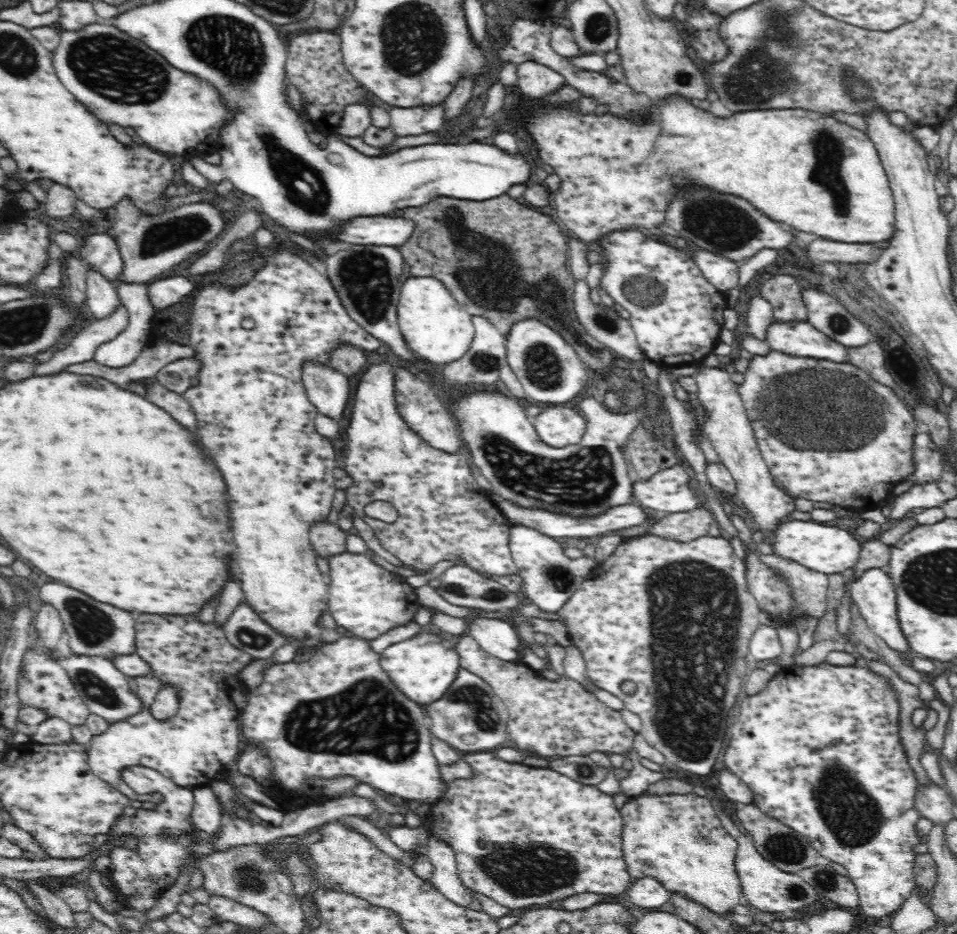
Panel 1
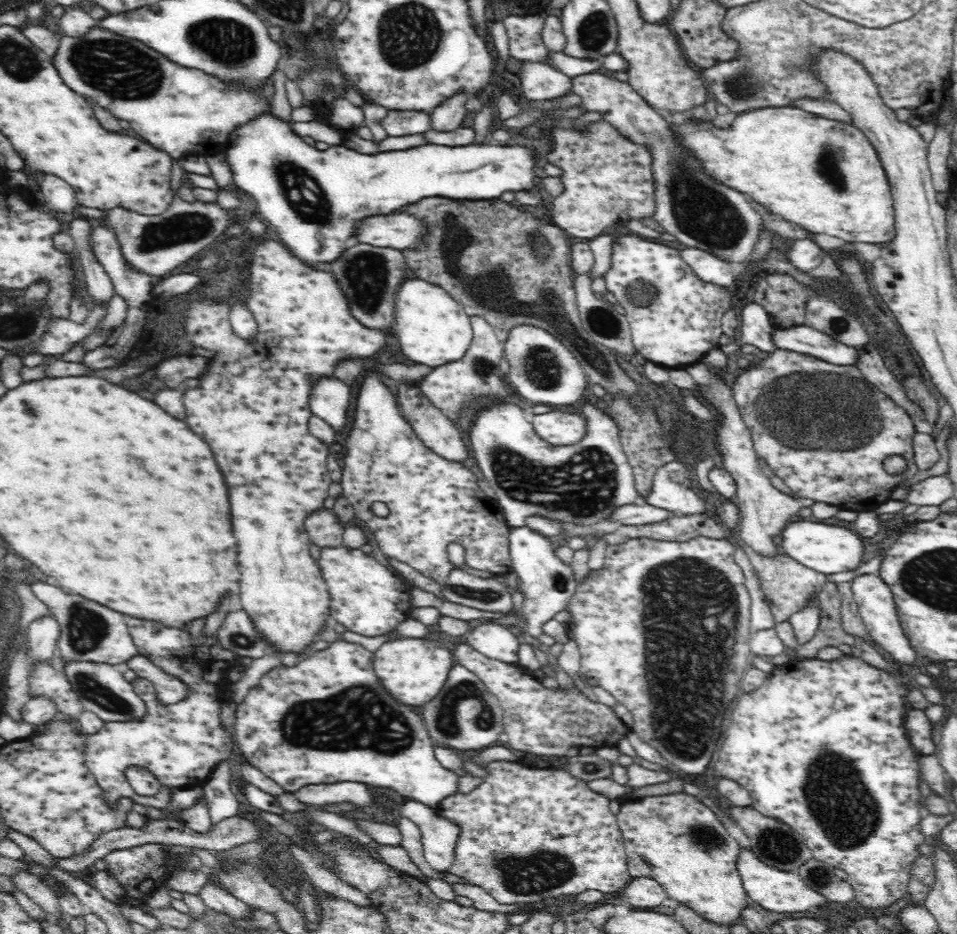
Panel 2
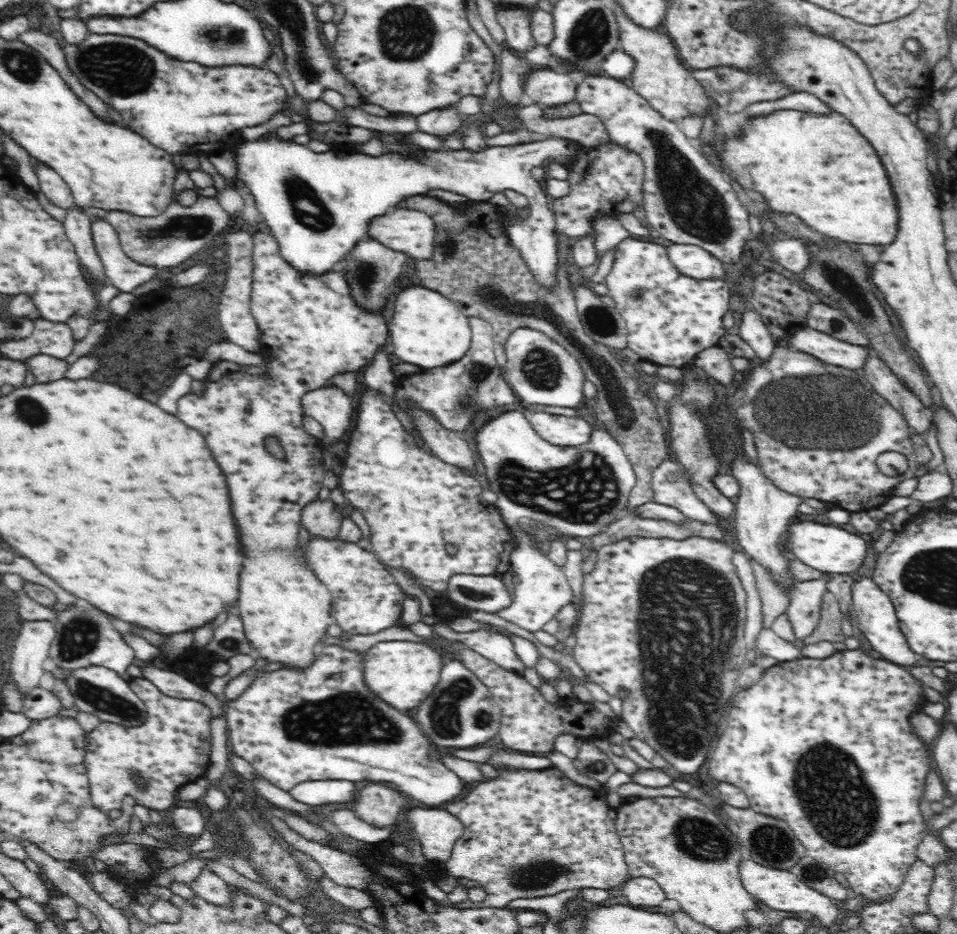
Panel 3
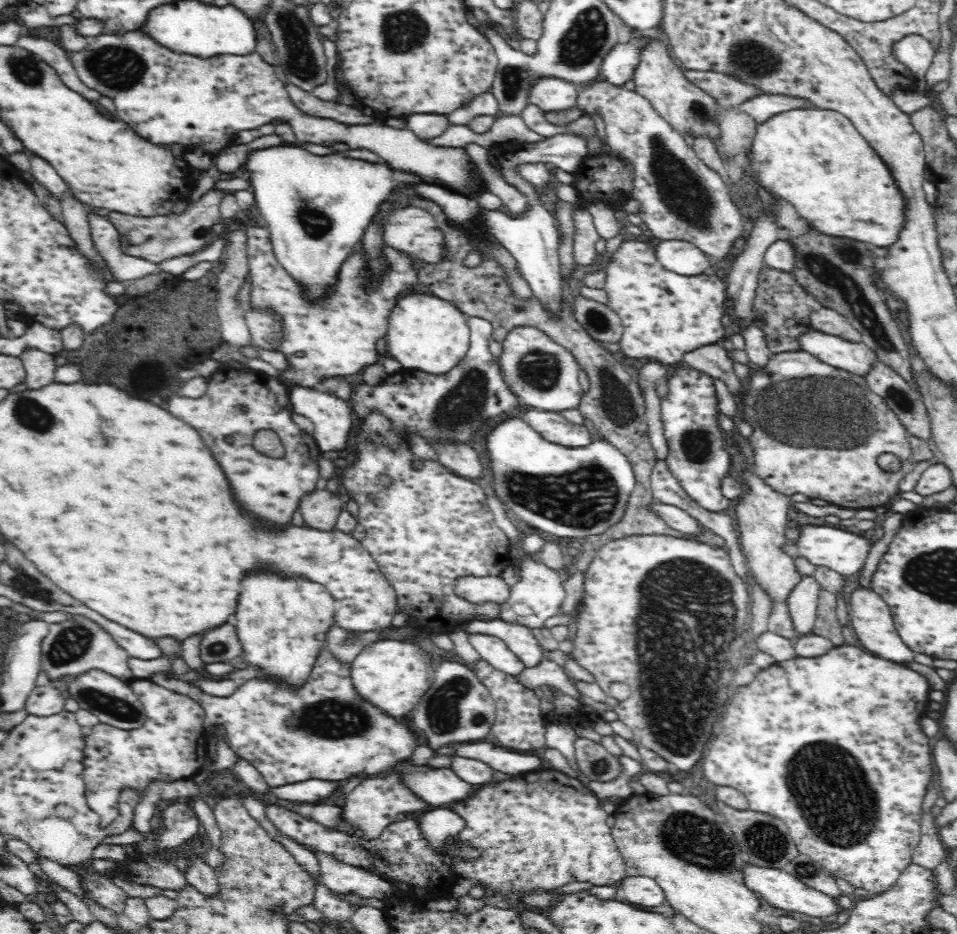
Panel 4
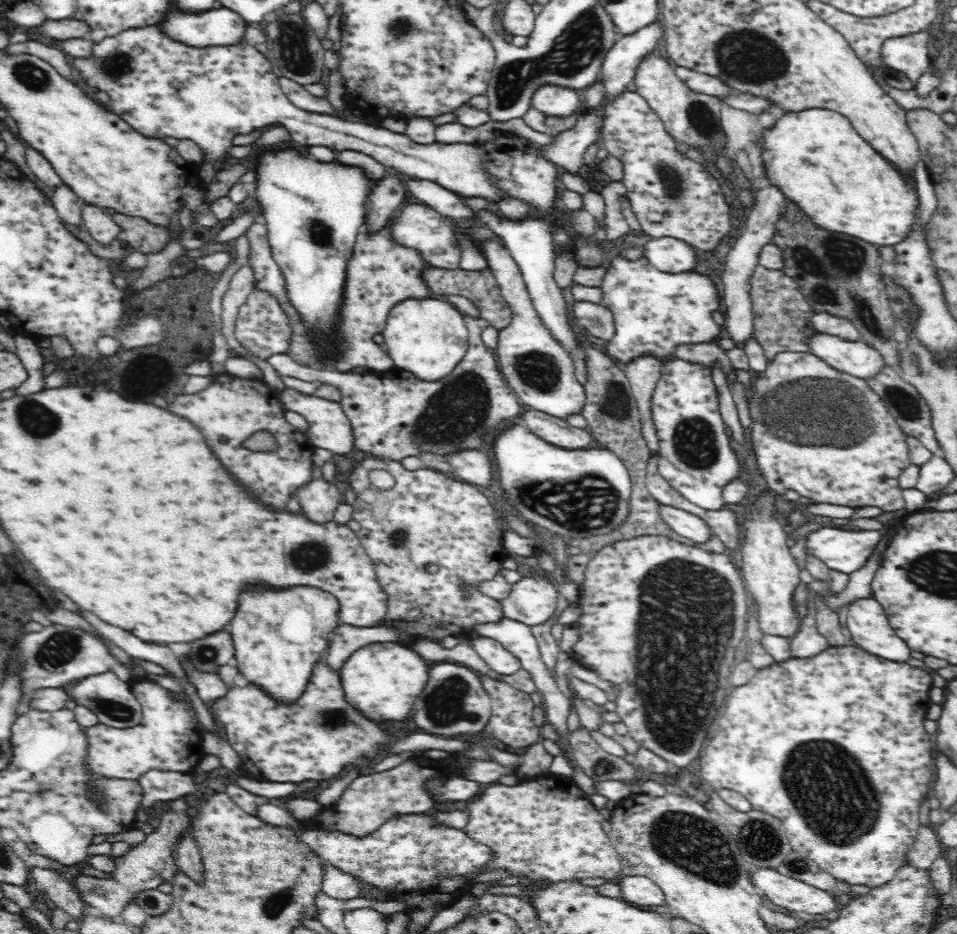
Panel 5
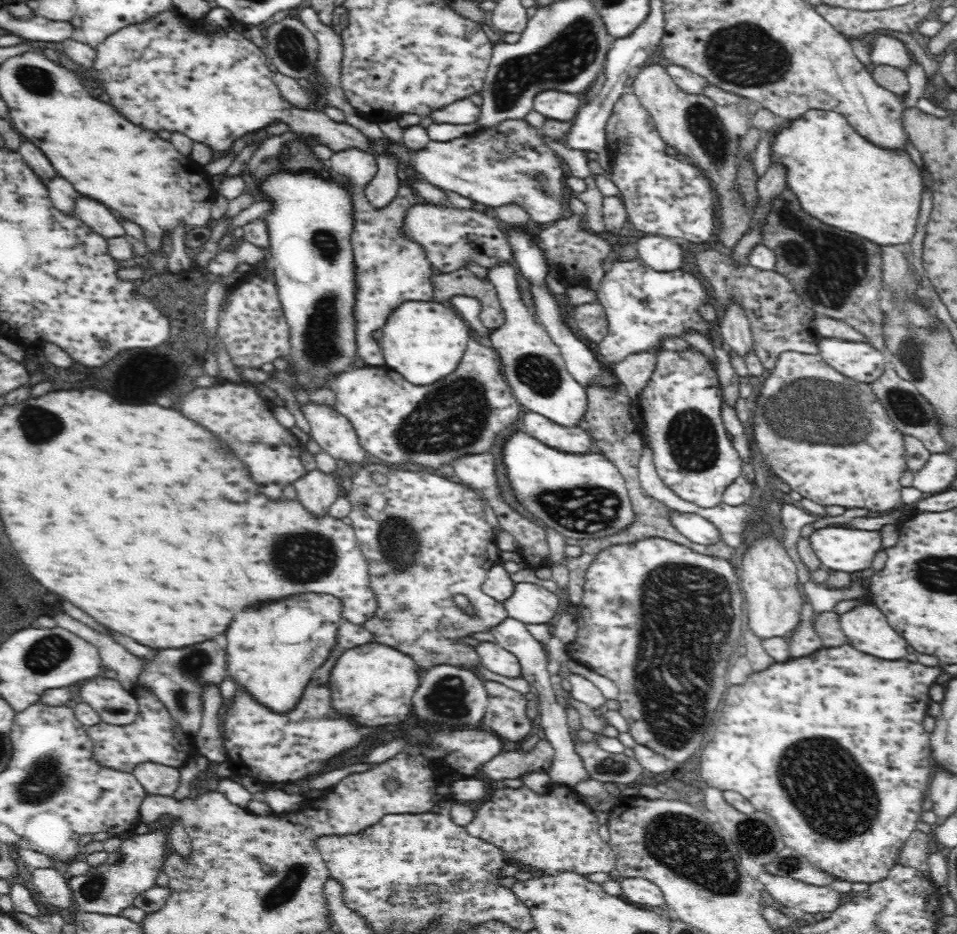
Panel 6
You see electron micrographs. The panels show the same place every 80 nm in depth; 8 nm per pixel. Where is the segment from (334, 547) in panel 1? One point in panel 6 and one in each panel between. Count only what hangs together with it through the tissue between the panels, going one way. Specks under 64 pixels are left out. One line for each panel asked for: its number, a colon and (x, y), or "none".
2: (324, 530)
3: (320, 518)
4: (320, 509)
5: (319, 499)
6: (316, 490)

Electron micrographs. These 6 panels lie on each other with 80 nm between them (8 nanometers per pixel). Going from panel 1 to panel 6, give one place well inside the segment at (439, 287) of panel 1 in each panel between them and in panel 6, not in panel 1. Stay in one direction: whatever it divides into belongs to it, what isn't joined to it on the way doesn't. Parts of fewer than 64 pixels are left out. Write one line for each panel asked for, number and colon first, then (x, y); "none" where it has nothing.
2: (433, 330)
3: (428, 330)
4: (425, 333)
5: (428, 337)
6: (423, 342)

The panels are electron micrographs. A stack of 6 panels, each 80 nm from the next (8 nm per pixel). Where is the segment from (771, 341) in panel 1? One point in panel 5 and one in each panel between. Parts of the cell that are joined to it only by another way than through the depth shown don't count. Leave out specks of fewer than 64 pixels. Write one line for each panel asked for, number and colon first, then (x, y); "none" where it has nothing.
2: (803, 339)
3: (824, 347)
4: (856, 358)
5: (856, 358)

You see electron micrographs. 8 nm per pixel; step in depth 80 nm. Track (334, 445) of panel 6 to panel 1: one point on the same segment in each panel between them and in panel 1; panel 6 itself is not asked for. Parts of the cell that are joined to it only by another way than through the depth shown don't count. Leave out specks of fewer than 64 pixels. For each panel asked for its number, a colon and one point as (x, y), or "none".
1: (328, 390)
2: (329, 399)
3: (331, 406)
4: (332, 419)
5: (330, 429)

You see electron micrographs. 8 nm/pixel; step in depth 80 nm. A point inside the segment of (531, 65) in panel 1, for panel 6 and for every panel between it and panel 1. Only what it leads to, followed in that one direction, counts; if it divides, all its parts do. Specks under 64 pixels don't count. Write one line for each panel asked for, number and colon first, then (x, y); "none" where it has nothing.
2: (538, 81)
3: (552, 87)
4: (548, 93)
5: (552, 99)
6: (555, 104)

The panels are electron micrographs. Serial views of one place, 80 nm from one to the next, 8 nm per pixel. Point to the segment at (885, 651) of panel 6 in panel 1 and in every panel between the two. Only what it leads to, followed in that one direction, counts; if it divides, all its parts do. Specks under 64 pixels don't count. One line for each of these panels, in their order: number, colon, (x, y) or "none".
1: (874, 594)
2: (875, 604)
3: (877, 620)
4: (870, 616)
5: (868, 627)

